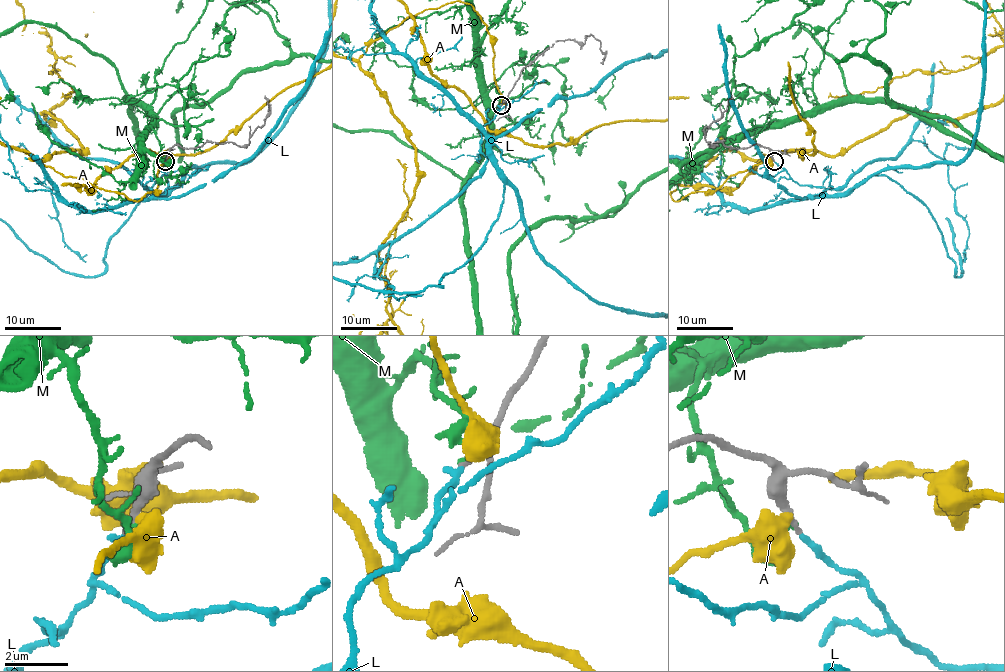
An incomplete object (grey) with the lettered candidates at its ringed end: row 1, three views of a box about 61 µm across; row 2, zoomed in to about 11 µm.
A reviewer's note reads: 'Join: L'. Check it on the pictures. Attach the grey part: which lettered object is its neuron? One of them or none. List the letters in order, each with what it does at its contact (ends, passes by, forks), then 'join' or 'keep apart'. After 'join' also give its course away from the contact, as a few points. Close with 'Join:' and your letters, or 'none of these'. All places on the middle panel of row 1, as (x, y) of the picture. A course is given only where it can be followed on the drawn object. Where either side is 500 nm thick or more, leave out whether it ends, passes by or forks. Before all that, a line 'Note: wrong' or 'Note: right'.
Note: right
A: keep apart
L: it ends | join | via (501, 105), (480, 145), (504, 184), (498, 218), (442, 286), (371, 290)
M: it ends | keep apart
Join: L

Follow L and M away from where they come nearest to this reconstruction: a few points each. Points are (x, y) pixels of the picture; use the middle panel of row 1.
L: (501, 105), (480, 145), (504, 184), (498, 218), (442, 286), (371, 290)
M: (501, 105), (491, 86), (464, 179)

